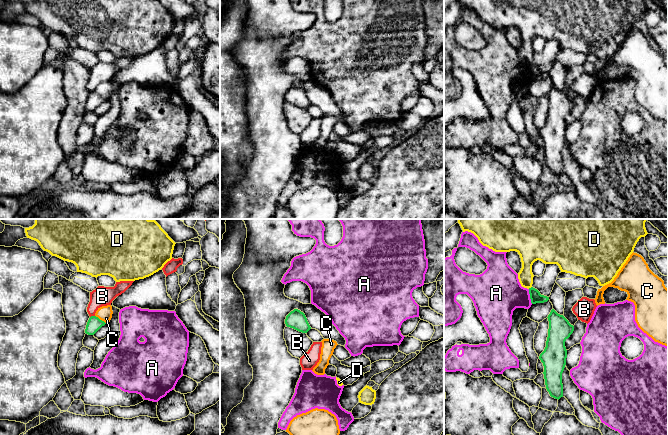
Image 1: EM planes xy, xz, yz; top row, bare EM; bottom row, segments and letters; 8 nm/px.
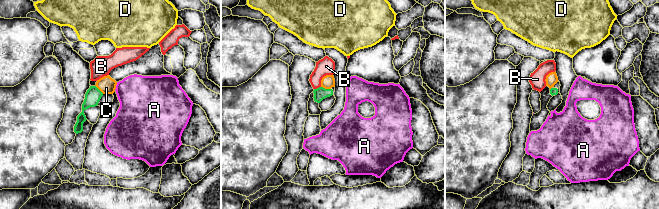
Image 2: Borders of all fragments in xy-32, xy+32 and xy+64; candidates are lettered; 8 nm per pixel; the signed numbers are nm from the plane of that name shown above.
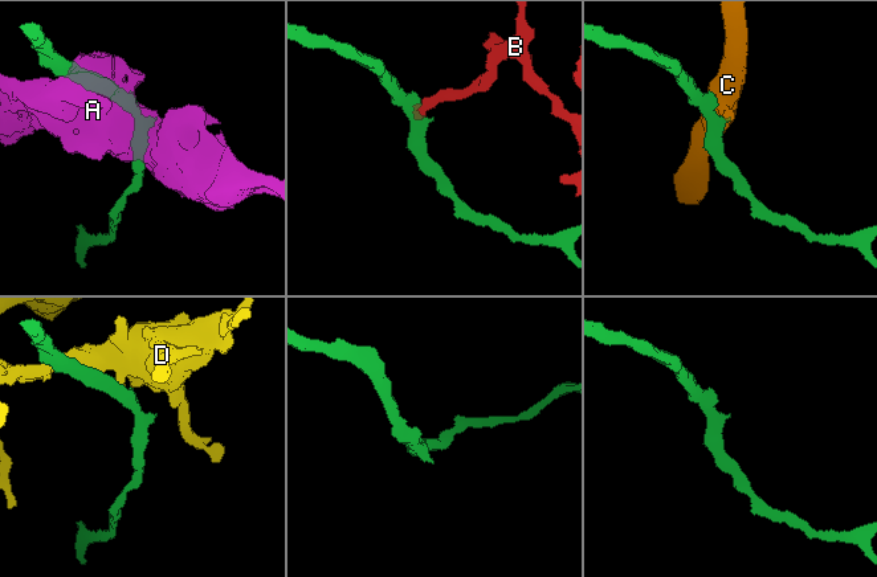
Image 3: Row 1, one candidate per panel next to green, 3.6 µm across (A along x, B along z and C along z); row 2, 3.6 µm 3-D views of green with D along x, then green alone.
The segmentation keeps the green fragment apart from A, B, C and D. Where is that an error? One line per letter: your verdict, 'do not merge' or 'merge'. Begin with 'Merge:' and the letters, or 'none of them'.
Merge: none of them
A: do not merge
B: do not merge
C: do not merge
D: do not merge

